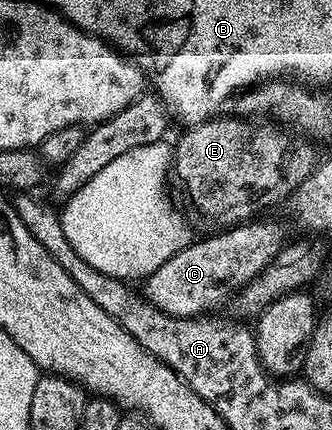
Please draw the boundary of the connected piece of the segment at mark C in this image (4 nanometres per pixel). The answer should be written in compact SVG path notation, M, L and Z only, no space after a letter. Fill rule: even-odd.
M262 219L245 221L220 230L219 234L207 239L194 240L165 261L161 269L142 280L142 296L162 313L183 318L200 316L207 307L223 299L228 300L235 291L267 268L288 242L289 236L283 224Z

